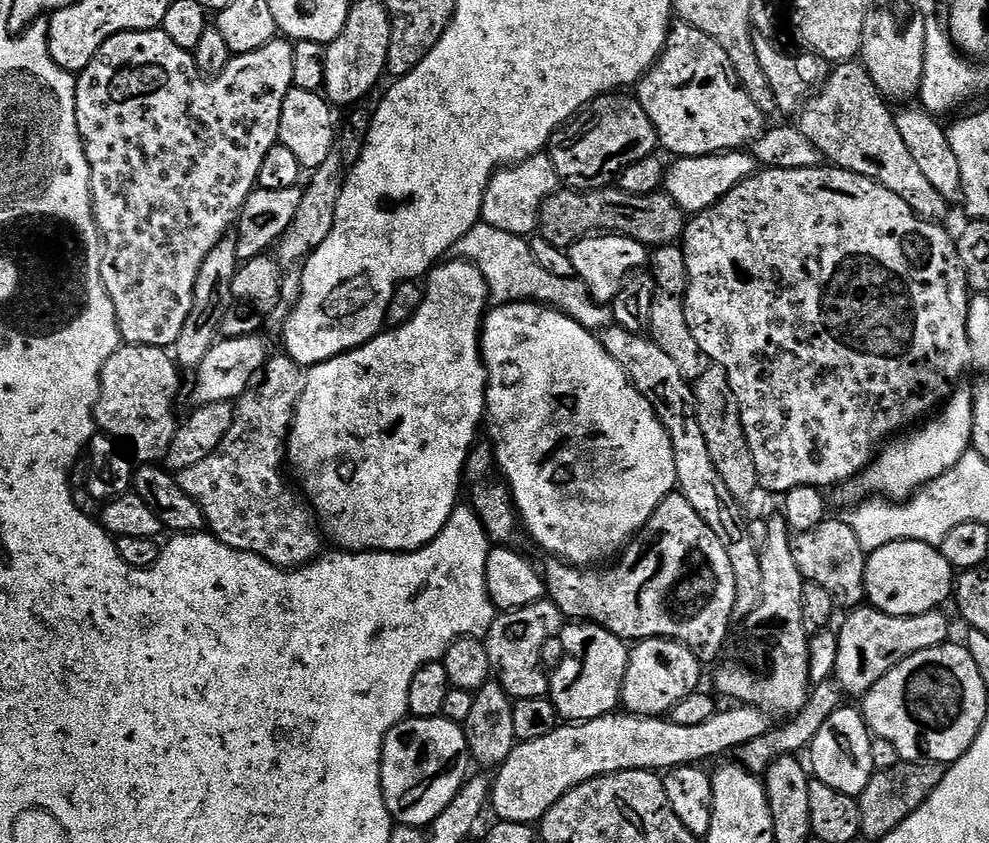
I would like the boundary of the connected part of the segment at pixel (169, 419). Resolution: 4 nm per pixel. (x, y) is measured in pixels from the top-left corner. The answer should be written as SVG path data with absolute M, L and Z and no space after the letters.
M124 344L106 362L100 375L100 393L96 399L96 427L105 436L132 447L130 456L140 464L163 461L170 450L170 442L178 427L178 419L172 413L172 399L180 392L181 369L165 349L141 344Z

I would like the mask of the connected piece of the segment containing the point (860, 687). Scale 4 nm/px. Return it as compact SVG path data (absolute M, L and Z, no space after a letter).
M861 606L847 613L848 621L838 628L838 660L834 679L841 692L863 698L894 666L922 650L949 643L948 620L943 611L917 616L891 616L871 606Z

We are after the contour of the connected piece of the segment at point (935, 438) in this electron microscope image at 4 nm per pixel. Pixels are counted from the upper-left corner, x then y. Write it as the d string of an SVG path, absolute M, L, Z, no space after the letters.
M956 390L927 422L913 427L907 434L889 439L877 451L872 463L856 479L847 481L839 489L840 496L844 500L852 500L848 502L859 502L873 494L880 498L907 498L929 480L946 474L946 470L955 466L971 446L972 393Z

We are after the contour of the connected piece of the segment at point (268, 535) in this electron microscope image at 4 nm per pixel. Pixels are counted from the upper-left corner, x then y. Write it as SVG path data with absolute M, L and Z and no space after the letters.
M286 354L279 355L269 355L264 367L252 379L251 386L235 401L232 425L226 438L218 442L218 448L206 458L202 458L202 462L179 472L178 479L182 490L186 490L186 494L190 494L194 502L198 502L207 531L217 540L234 550L261 556L274 566L291 570L303 568L317 559L322 552L320 547L326 544L326 540L311 507L295 491L292 493L288 489L288 484L280 473L280 464L282 468L286 460L292 417L296 403L300 400L302 368Z

